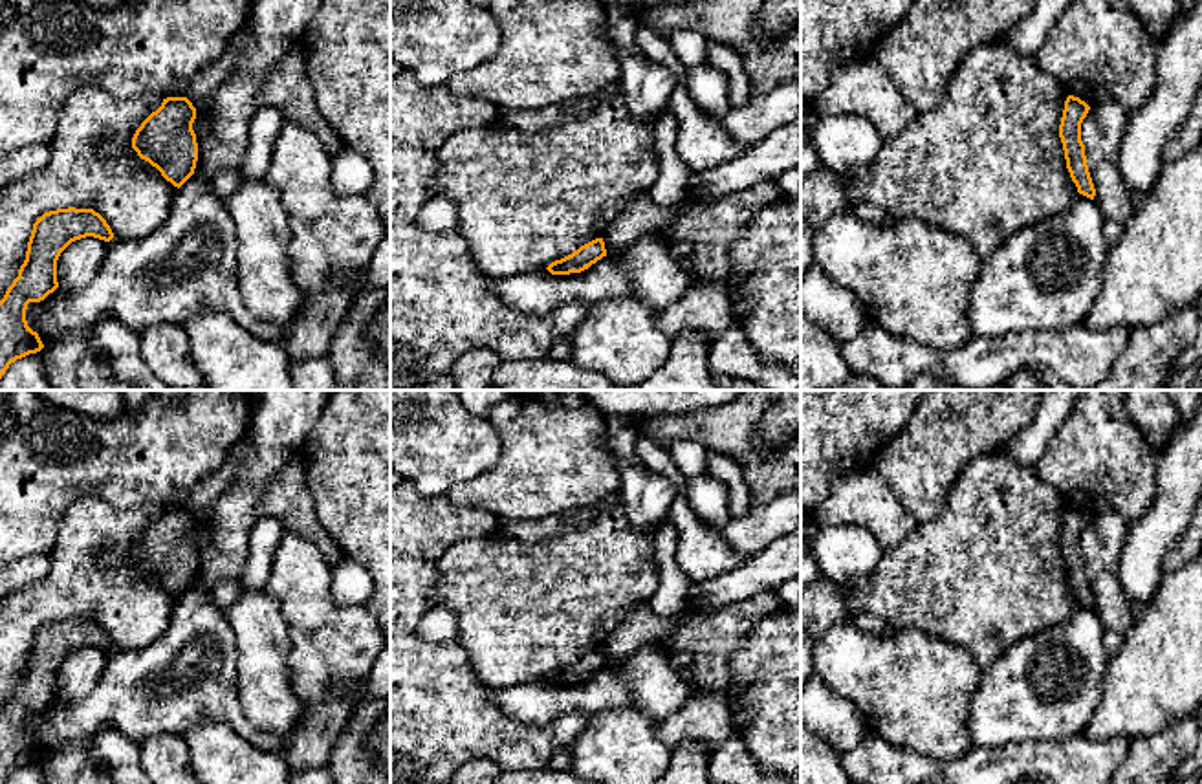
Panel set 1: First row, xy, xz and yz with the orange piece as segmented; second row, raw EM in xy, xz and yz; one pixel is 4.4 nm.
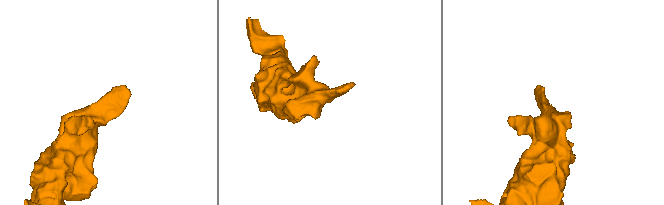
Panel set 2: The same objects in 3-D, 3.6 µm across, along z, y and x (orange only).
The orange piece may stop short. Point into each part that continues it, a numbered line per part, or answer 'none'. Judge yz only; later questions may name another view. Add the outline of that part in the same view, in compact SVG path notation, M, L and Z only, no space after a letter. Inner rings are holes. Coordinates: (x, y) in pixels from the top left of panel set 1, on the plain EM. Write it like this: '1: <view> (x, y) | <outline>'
none

